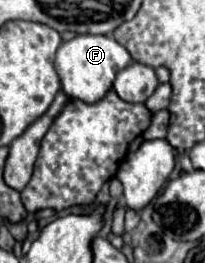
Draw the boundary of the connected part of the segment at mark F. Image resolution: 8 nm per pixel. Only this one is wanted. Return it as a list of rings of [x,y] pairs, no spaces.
[[[75,35],[71,41],[61,43],[55,57],[55,69],[67,97],[85,103],[97,103],[113,85],[117,71],[131,63],[129,51],[119,45],[111,35]]]

